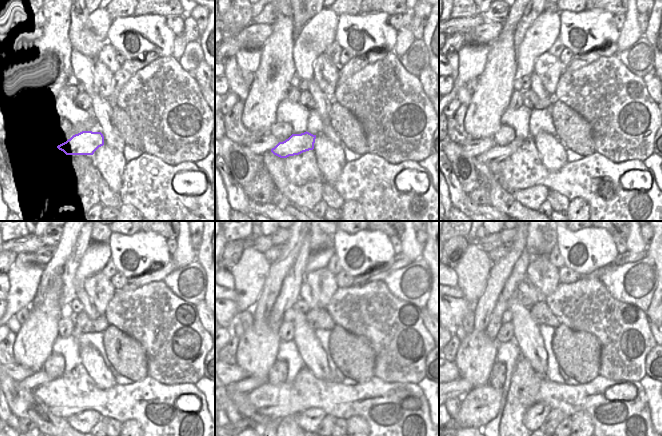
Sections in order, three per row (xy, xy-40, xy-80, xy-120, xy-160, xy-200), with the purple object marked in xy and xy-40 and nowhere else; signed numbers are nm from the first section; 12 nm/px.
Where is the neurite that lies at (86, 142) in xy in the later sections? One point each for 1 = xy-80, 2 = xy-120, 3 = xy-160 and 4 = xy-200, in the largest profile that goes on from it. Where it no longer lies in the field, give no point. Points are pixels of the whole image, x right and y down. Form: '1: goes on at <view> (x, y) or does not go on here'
1: goes on at xy-80 (497, 153)
2: goes on at xy-120 (39, 378)
3: goes on at xy-160 (244, 386)
4: goes on at xy-200 (460, 387)

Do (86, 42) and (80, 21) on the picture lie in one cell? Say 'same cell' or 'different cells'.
same cell

